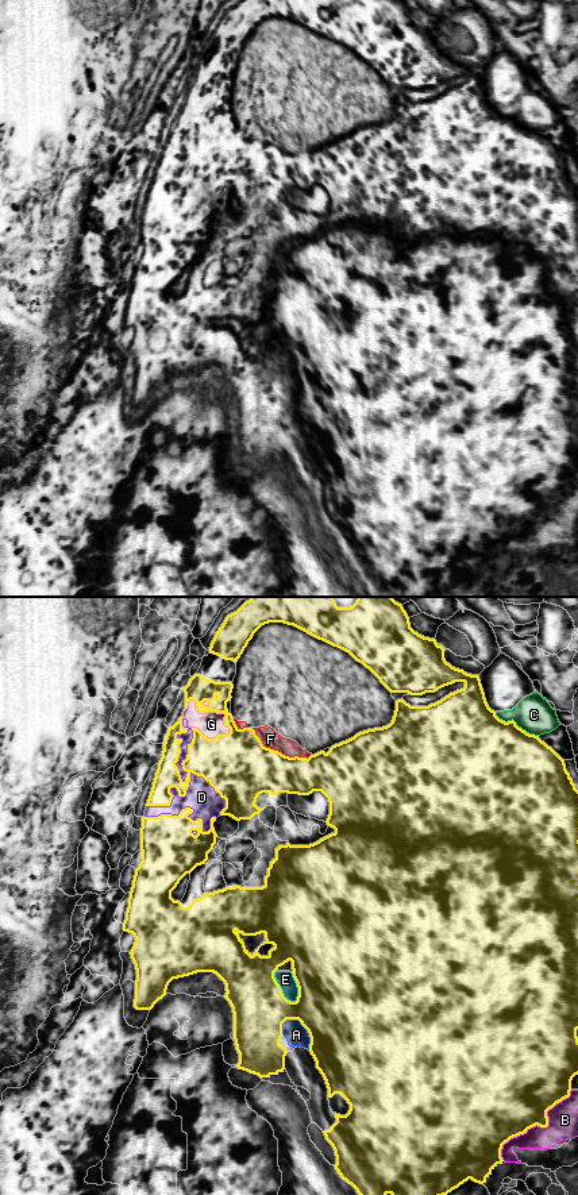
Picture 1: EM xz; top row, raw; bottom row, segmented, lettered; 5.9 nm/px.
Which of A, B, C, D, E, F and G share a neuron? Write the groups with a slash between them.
A B D E F G / C

